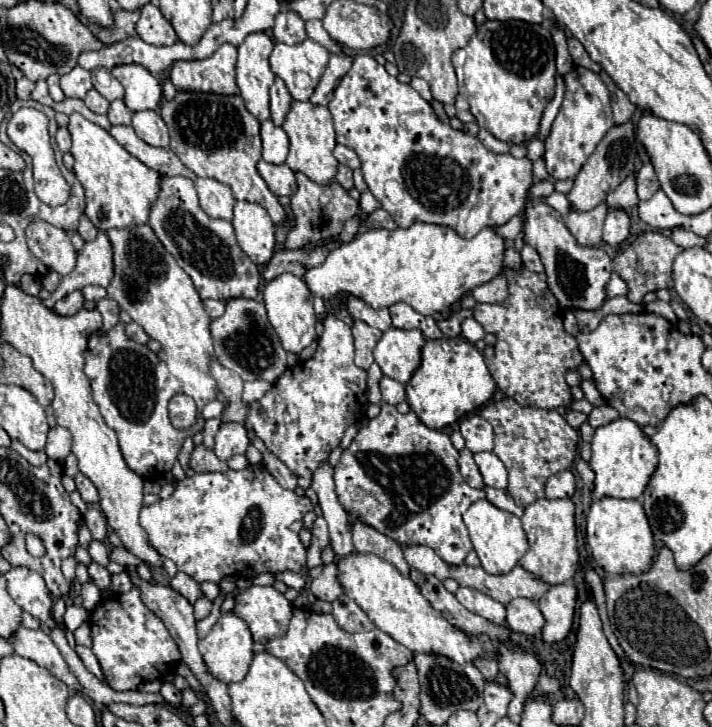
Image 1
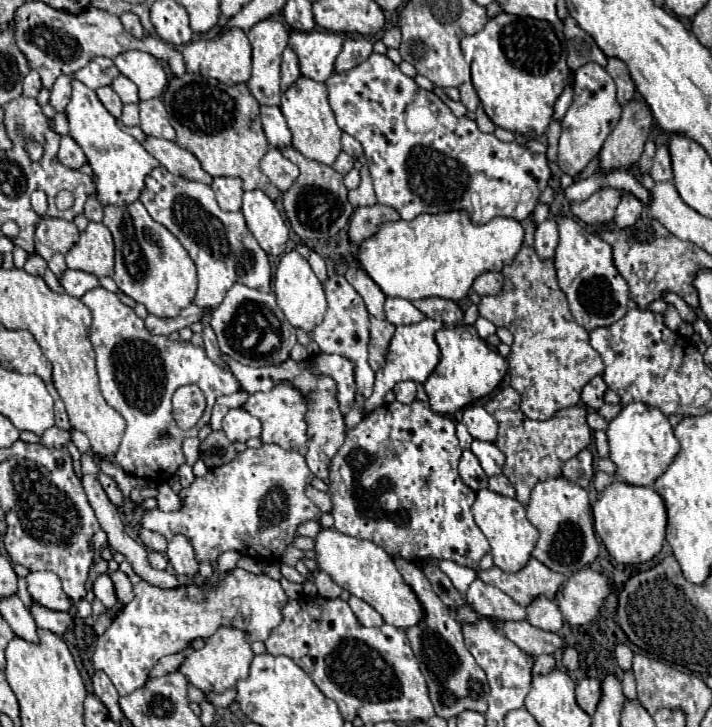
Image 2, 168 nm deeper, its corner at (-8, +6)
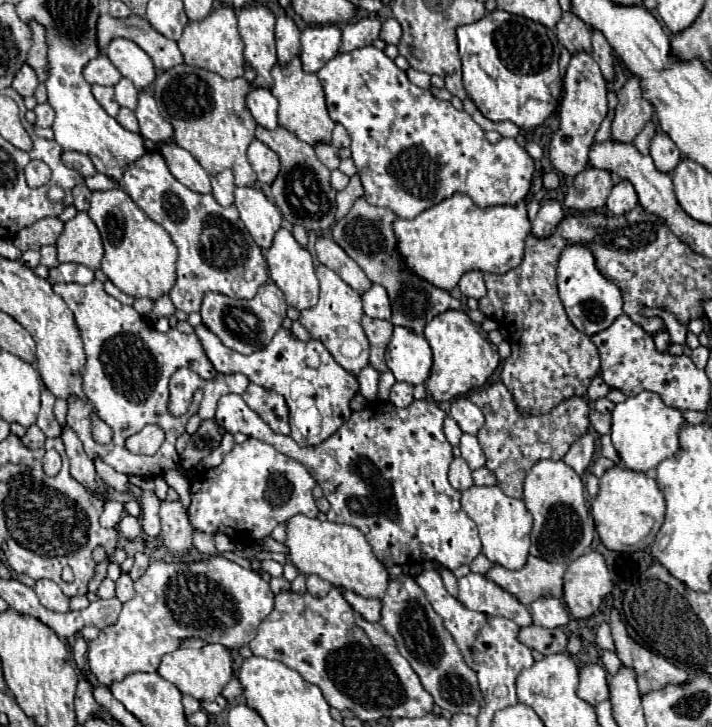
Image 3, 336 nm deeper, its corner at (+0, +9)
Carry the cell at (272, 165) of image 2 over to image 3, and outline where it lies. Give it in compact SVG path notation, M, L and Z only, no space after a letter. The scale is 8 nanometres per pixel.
M259 140L249 144L247 156L257 174L257 180L263 184L271 184L279 174L279 156Z

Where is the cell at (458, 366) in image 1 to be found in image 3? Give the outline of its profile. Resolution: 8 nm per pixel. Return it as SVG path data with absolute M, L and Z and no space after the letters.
M449 310L435 316L425 326L423 334L433 350L433 368L427 380L427 392L435 402L453 400L457 396L467 394L473 388L483 386L499 366L501 358L497 346L487 340L481 326L475 324L465 310Z

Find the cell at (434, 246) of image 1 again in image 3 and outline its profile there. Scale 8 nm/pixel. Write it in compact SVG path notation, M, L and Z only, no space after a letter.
M455 192L413 220L395 220L393 228L399 240L397 248L405 256L409 268L443 290L455 288L459 278L471 270L505 274L517 268L523 260L525 238L531 234L525 200L515 206L503 204L479 208L461 192Z

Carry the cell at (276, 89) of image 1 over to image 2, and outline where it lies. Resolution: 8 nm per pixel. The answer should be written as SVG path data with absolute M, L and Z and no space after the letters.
M287 47L283 51L283 63L281 63L281 91L285 93L299 77L301 77L301 73L299 73L297 57L295 57L293 49Z

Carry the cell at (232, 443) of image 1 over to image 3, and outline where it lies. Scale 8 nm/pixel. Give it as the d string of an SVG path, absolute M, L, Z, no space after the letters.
M225 394L219 398L215 422L223 426L227 432L237 434L243 432L251 438L265 440L273 444L285 456L301 462L309 468L311 476L323 488L323 496L329 500L331 510L327 518L331 522L341 522L355 526L363 532L367 542L373 548L375 558L391 568L395 564L403 566L409 562L441 562L445 568L455 570L461 564L471 564L473 558L481 552L481 540L477 534L477 526L467 514L461 510L461 492L457 492L449 480L449 464L453 462L451 444L443 434L443 418L445 412L431 400L415 400L409 408L393 408L391 402L375 400L369 402L361 412L353 412L349 422L345 422L331 438L317 446L299 446L291 436L277 434L263 422L239 394Z

